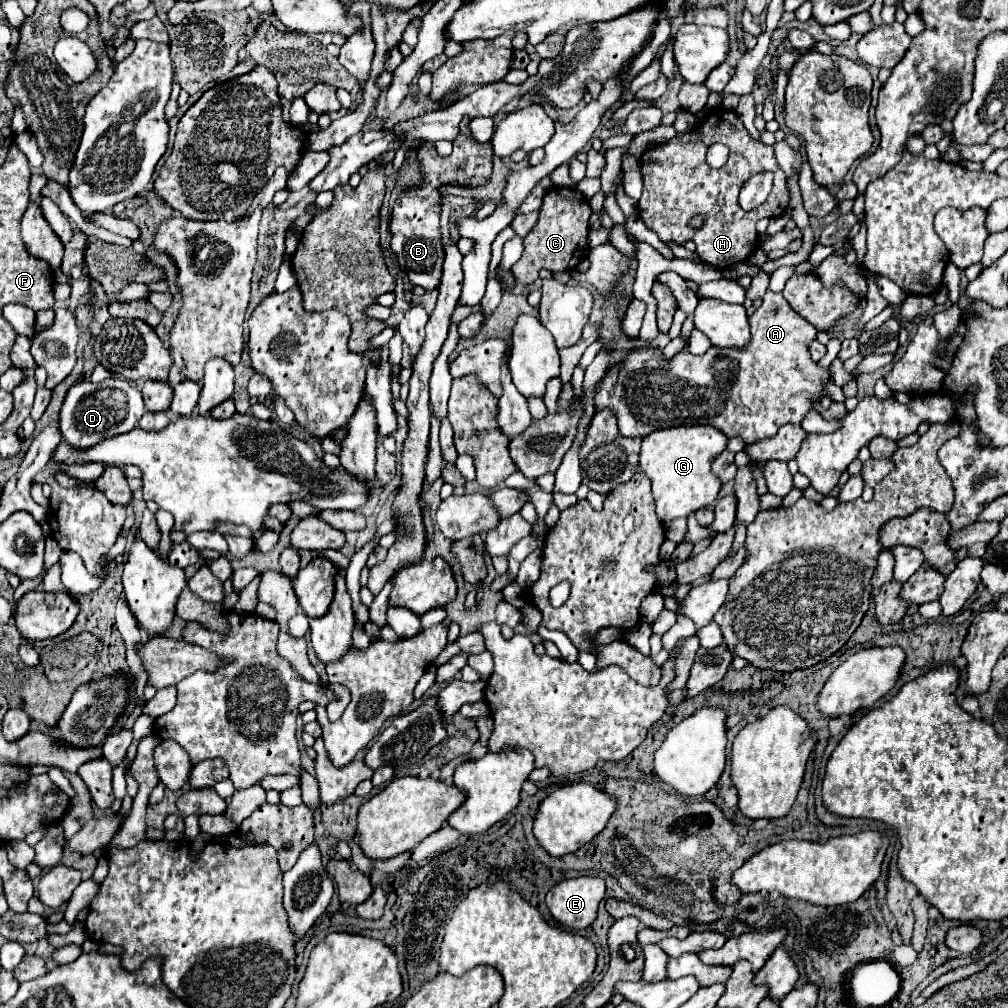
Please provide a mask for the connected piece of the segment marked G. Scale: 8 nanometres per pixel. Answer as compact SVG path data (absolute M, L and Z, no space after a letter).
M700 425L700 429L662 429L642 439L640 469L652 483L656 515L664 525L716 501L722 483L710 473L710 465L724 451L726 441L718 429L708 429L708 425Z

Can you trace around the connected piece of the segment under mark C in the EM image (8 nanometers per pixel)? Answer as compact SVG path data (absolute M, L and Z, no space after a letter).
M552 187L540 207L540 217L536 227L524 237L524 253L520 261L514 263L512 273L520 283L532 283L538 279L540 269L548 269L552 273L558 271L572 271L576 265L586 259L590 247L588 247L588 219L592 215L592 209L588 205L588 199L578 189L560 189Z

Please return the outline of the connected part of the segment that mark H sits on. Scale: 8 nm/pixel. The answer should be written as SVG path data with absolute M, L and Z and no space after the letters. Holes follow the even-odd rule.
M716 107L704 115L696 129L672 137L666 143L650 147L640 157L644 191L638 201L638 213L644 225L664 241L664 243L684 243L694 239L696 245L702 249L698 255L704 263L714 265L718 269L730 269L732 265L744 261L756 251L758 233L756 223L764 217L778 217L786 211L788 205L788 189L786 189L786 175L776 165L774 149L750 137L746 127L742 125L740 117L734 111ZM724 143L730 149L728 163L720 169L712 169L704 155L710 145ZM772 171L774 173L774 187L770 197L752 211L742 211L738 207L738 191L740 185L754 173ZM708 189L708 191L706 191ZM694 215L702 215L704 223L702 229L690 227L690 219ZM700 235L700 239L698 239Z

